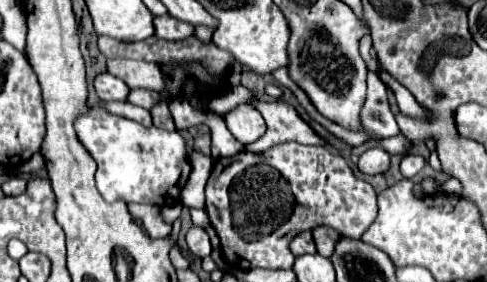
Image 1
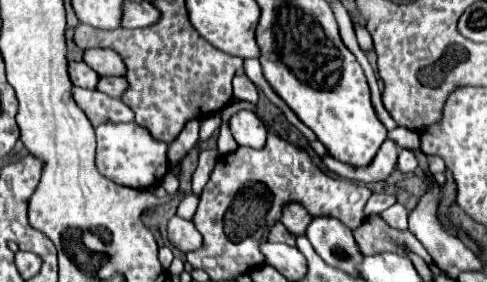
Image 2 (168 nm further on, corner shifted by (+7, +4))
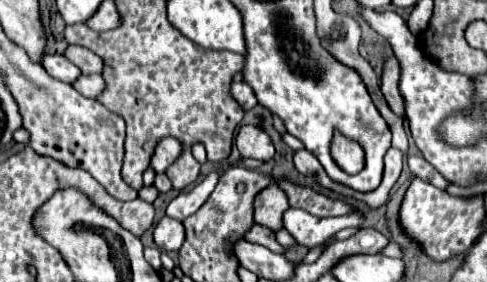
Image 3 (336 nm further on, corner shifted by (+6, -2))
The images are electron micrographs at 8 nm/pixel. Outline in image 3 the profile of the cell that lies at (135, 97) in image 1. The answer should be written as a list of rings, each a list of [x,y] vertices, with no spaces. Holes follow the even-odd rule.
[[[81,74],[73,84],[71,84],[79,94],[83,94],[85,98],[97,98],[101,94],[103,88],[103,78],[101,74]]]

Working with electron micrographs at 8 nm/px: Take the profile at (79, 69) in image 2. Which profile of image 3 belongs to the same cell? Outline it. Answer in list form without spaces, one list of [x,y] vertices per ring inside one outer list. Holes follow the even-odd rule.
[[[43,54],[41,58],[41,66],[57,80],[61,82],[73,82],[81,72],[75,64],[71,64],[69,60],[65,60],[65,56],[59,56],[59,54]]]

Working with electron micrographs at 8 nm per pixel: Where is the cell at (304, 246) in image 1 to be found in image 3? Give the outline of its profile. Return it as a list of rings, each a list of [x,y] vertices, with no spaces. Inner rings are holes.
[[[253,224],[253,226],[251,226],[251,230],[247,230],[243,238],[245,238],[245,240],[249,240],[249,242],[255,242],[255,244],[261,244],[261,246],[269,248],[271,252],[277,252],[277,254],[281,254],[281,252],[283,252],[283,246],[279,246],[279,244],[277,244],[277,240],[273,238],[273,232],[271,232],[269,228],[265,228],[265,226]]]

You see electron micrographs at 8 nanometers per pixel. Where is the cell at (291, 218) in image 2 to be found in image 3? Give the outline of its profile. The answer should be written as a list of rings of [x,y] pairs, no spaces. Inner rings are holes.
[[[269,184],[255,196],[253,220],[261,226],[277,230],[281,226],[281,216],[285,208],[289,208],[287,194],[277,184]]]

